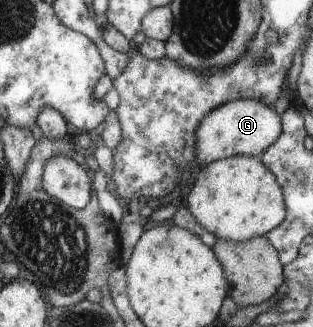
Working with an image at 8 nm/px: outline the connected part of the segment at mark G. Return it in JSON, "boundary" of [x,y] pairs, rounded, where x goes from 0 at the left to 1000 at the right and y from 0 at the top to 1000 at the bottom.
{"boundary":[[[751,303],[668,339],[629,379],[620,404],[623,502],[649,508],[674,492],[751,474],[827,477],[898,404],[895,358],[869,324],[815,303]]]}

